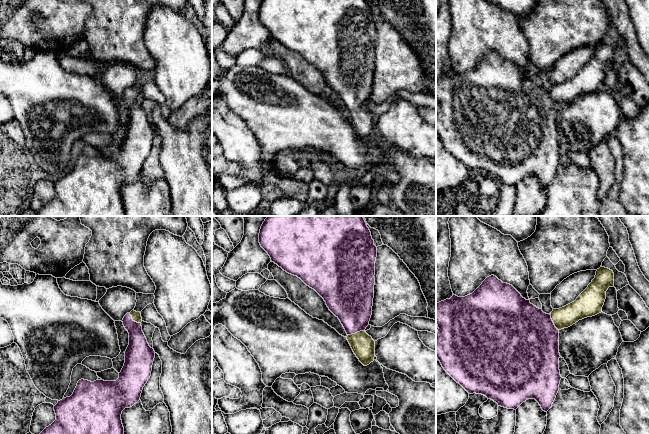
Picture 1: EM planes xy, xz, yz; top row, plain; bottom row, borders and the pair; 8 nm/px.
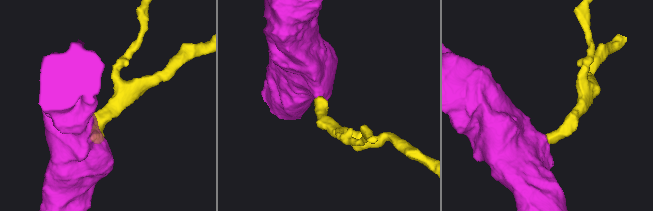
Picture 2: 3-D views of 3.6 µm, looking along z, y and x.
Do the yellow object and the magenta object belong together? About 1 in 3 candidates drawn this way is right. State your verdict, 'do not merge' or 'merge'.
merge

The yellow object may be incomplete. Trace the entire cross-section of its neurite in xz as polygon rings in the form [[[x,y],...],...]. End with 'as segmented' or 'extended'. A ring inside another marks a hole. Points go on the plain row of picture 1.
[[[262,0],[259,9],[259,19],[261,23],[268,29],[271,37],[281,43],[287,49],[297,52],[307,62],[314,65],[326,78],[329,86],[340,96],[346,109],[347,116],[359,137],[367,142],[374,137],[375,133],[375,117],[369,112],[365,105],[369,101],[372,91],[372,82],[374,74],[374,61],[375,61],[375,37],[377,33],[377,23],[374,21],[371,8],[366,0]]]; extended

